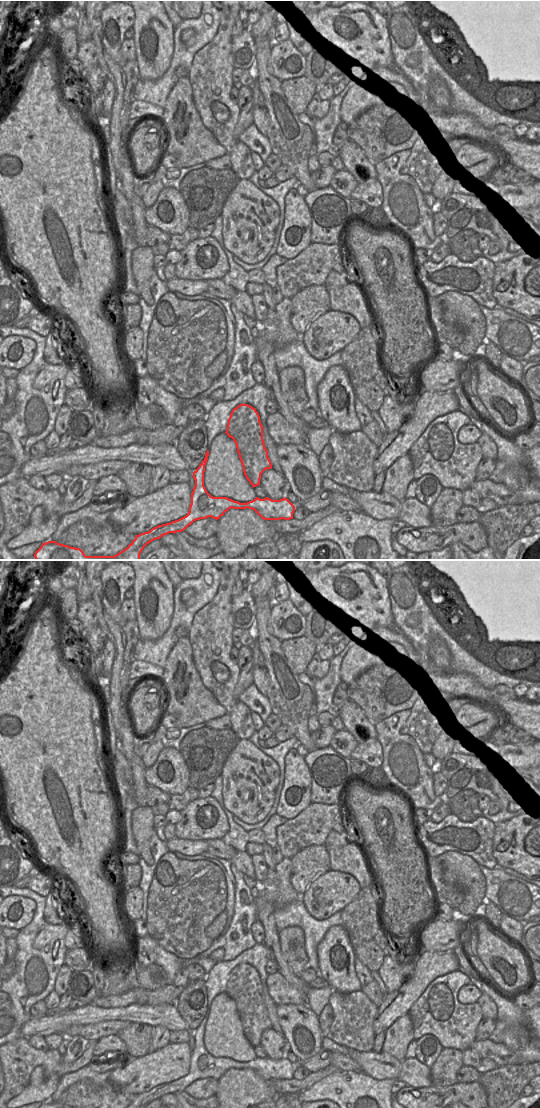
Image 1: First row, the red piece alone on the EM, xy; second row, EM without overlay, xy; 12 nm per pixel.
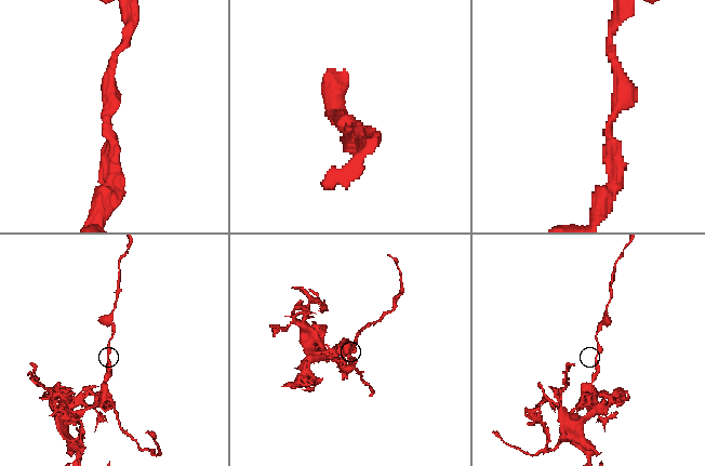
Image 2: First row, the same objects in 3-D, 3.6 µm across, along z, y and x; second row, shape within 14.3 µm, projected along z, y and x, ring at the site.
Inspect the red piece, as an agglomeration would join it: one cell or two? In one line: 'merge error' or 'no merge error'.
merge error

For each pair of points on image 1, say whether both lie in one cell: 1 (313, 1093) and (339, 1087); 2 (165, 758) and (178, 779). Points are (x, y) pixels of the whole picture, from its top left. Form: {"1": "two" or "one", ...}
{"1": "one", "2": "one"}

